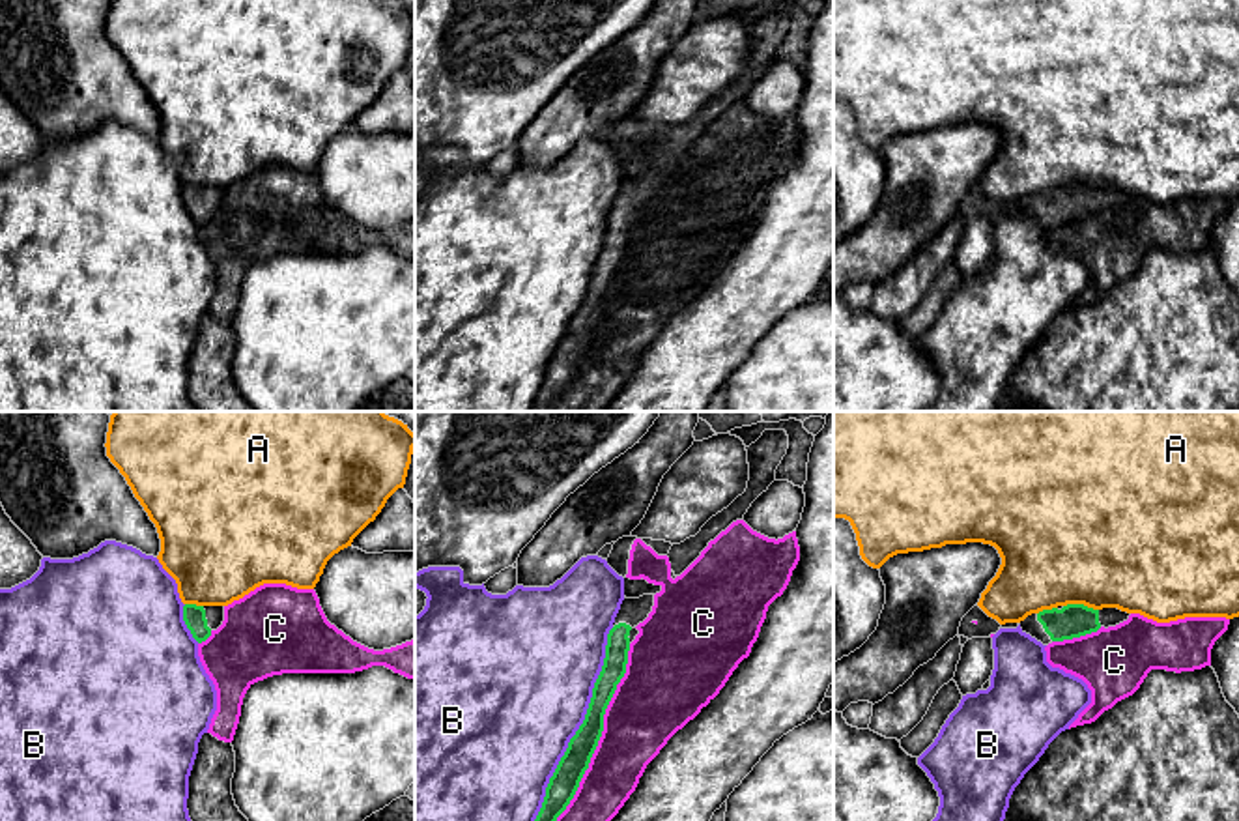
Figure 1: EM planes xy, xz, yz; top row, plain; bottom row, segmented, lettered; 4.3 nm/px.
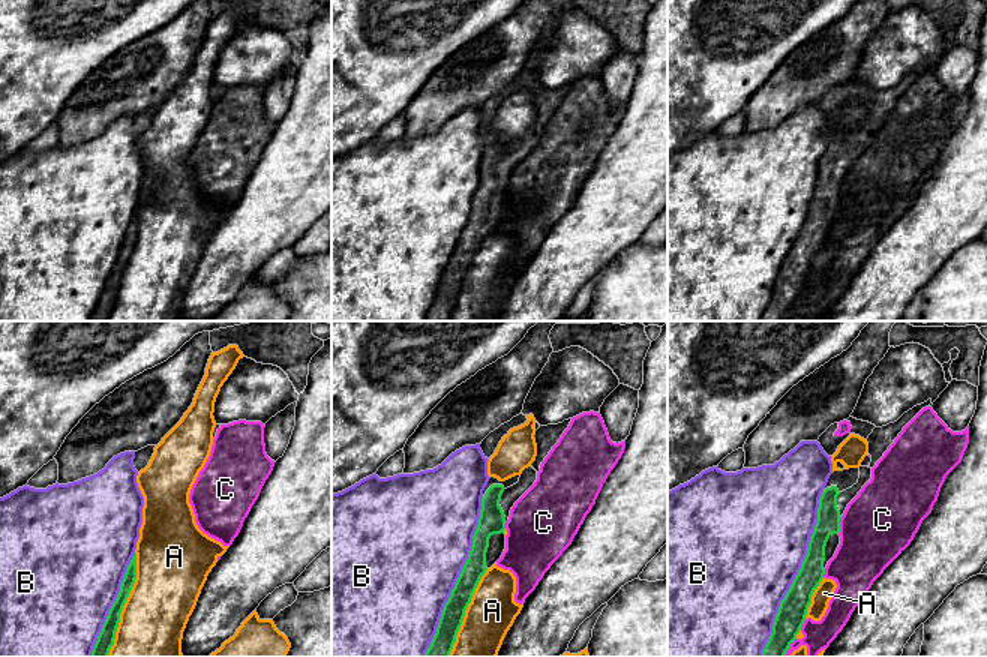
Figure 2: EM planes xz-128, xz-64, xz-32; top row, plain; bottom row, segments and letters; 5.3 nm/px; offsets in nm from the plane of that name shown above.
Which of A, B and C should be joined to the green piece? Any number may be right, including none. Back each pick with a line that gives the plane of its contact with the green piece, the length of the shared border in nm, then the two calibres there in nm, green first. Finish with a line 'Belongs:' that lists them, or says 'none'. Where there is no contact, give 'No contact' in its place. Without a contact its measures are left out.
Belongs: none

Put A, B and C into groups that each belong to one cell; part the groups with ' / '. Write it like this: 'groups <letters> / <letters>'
groups A / B / C

